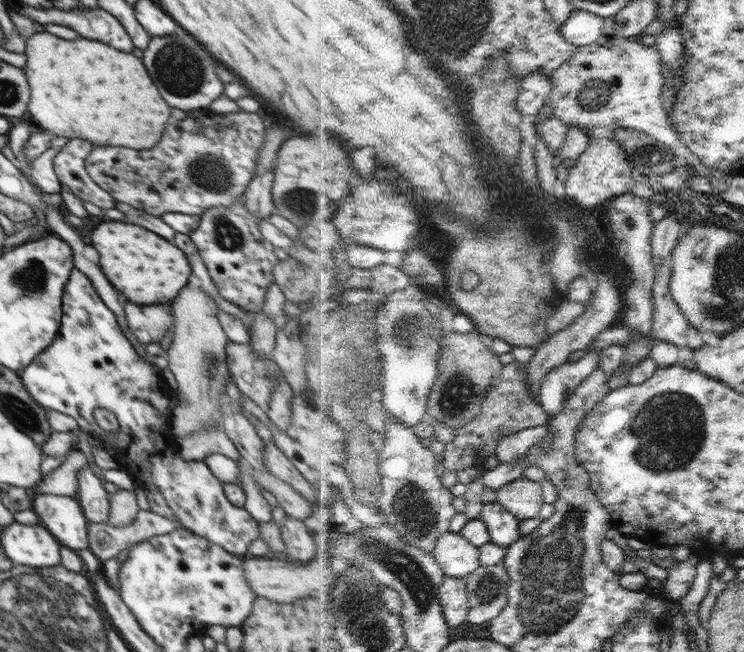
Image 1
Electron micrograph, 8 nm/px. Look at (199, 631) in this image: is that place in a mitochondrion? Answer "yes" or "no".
no

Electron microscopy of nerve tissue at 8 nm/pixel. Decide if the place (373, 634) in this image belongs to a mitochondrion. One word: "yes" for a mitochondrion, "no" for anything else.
yes

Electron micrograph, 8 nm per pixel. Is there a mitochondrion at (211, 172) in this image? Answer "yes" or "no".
yes

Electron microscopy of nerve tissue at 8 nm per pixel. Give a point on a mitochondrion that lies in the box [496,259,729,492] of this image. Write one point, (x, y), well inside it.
(672, 424)

